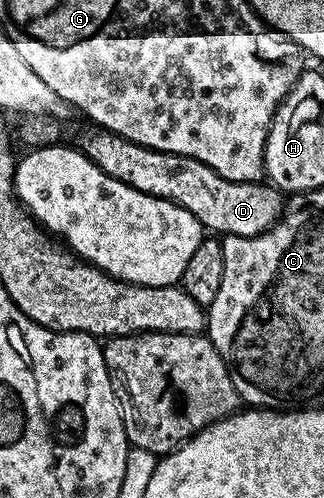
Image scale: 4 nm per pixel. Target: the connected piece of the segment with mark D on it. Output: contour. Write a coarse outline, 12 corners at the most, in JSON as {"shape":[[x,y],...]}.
{"shape":[[95,130],[102,172],[189,210],[211,234],[256,236],[285,211],[267,182]]}

